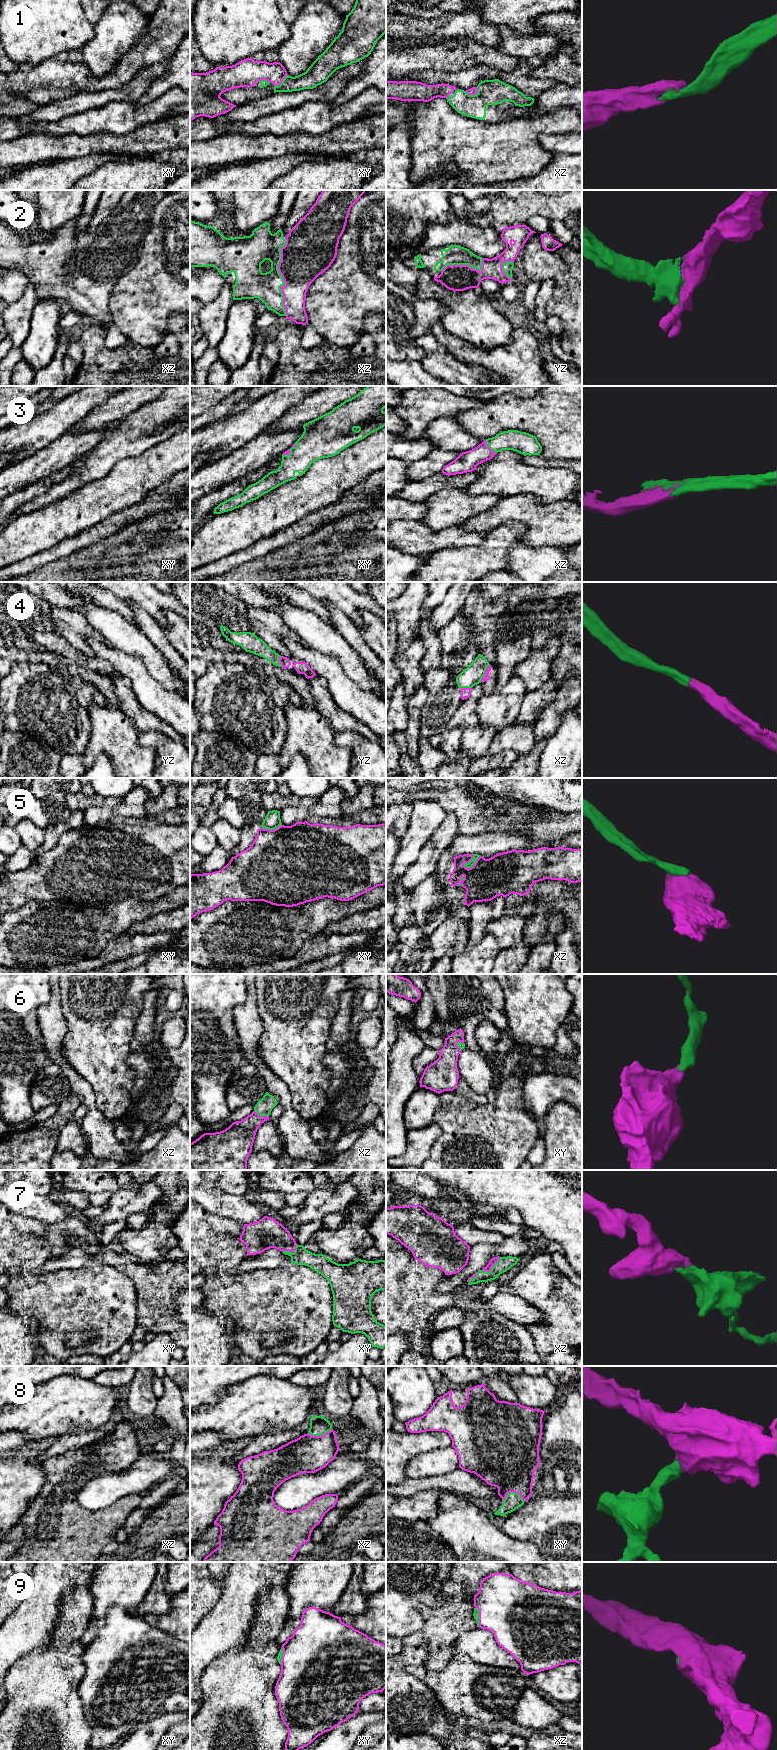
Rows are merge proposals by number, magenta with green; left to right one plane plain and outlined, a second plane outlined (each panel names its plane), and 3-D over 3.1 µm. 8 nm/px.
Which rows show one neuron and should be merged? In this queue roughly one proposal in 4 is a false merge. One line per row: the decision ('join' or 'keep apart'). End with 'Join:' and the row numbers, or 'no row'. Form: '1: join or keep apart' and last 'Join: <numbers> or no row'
1: join
2: join
3: join
4: join
5: keep apart
6: join
7: join
8: join
9: join
Join: 1, 2, 3, 4, 6, 7, 8, 9

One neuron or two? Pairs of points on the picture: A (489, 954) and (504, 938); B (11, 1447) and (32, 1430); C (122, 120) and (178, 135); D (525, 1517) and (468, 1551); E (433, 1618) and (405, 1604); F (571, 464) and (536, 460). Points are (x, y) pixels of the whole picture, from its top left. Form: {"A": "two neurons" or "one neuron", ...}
{"A": "two neurons", "B": "two neurons", "C": "two neurons", "D": "two neurons", "E": "two neurons", "F": "one neuron"}

